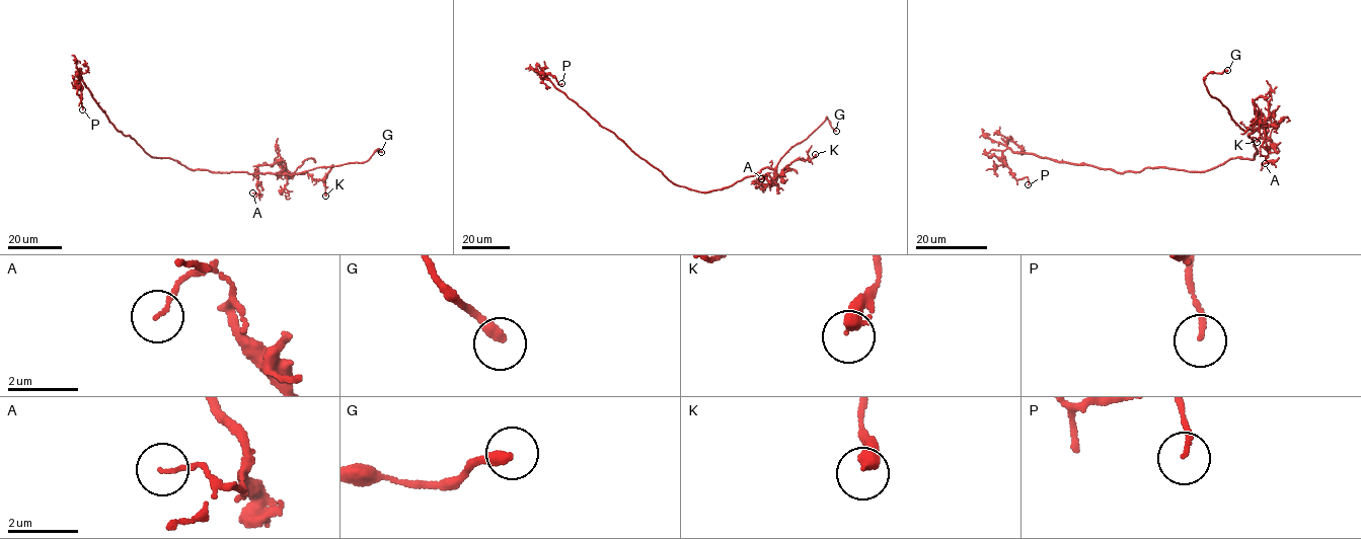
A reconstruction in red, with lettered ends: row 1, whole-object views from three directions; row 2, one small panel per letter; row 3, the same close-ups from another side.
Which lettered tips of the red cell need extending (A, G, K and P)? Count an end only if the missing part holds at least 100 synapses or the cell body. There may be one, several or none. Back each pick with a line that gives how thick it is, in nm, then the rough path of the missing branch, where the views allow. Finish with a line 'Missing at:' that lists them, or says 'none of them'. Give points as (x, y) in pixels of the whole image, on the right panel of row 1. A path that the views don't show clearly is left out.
G: Thickness 320 nm. Course of what is missing: (1227, 70), (1244, 70), (1278, 89), (1290, 90), (1296, 86), (1295, 84)
Missing at: G

